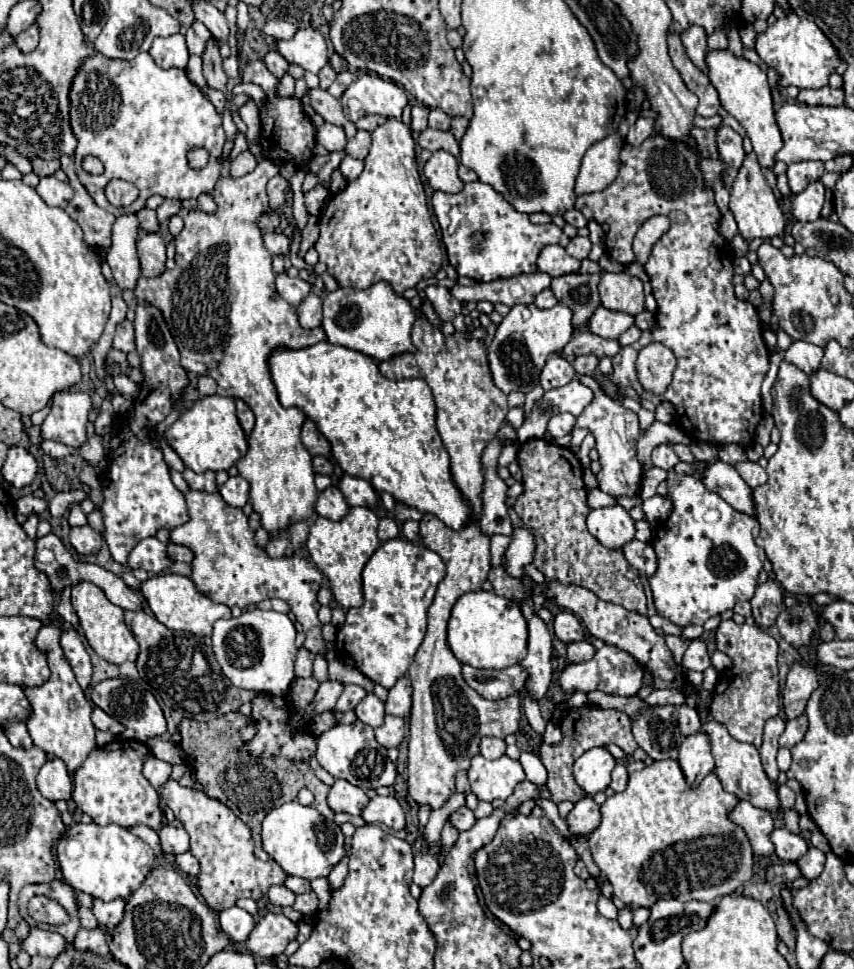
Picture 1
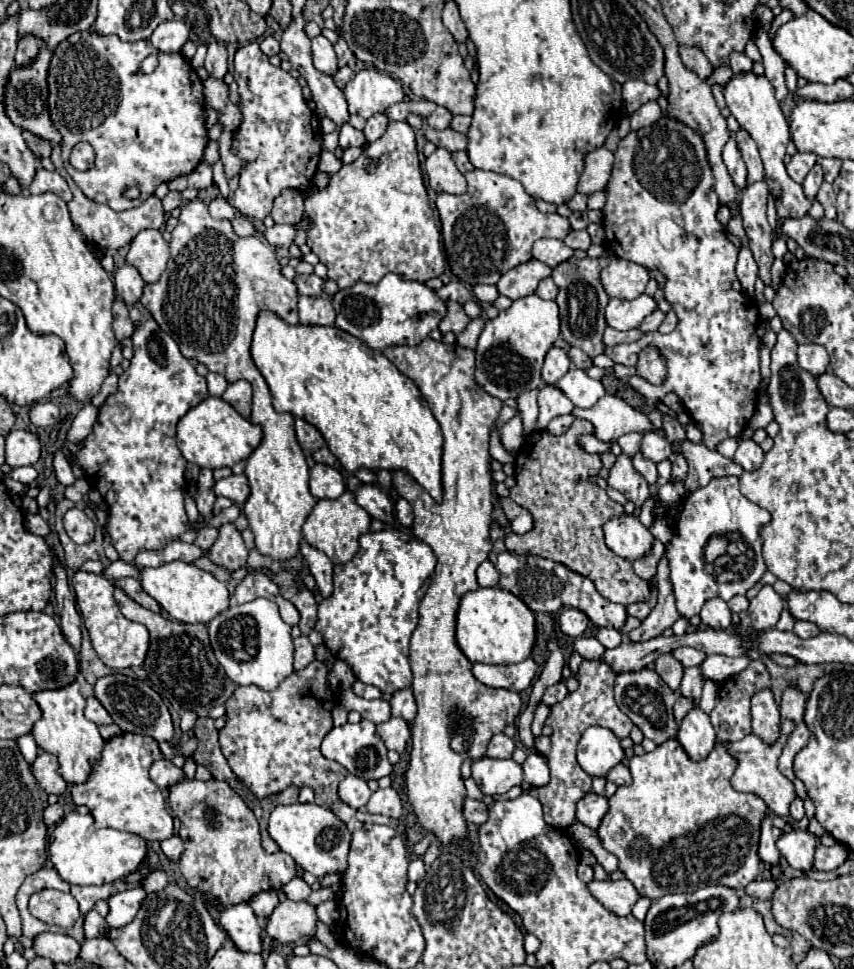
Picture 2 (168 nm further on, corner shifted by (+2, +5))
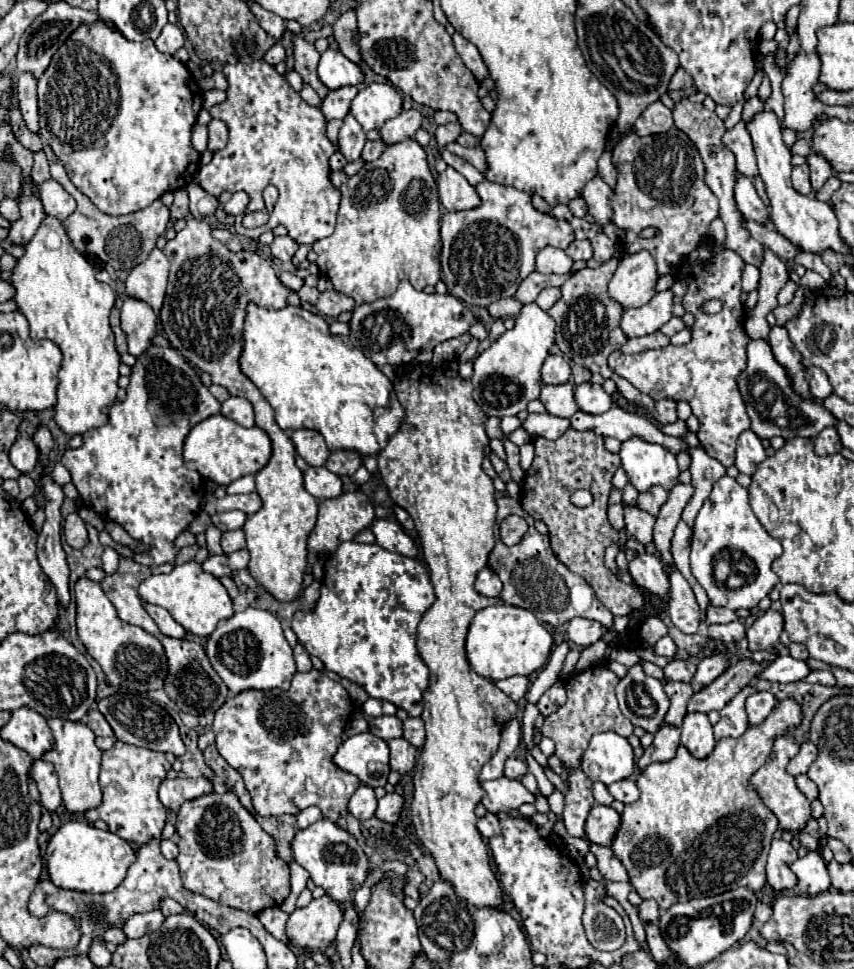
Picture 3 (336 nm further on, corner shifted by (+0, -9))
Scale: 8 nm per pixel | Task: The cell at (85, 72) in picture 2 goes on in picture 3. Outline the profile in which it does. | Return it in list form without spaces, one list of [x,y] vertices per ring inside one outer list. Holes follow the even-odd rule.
[[[97,20],[91,24],[81,24],[55,52],[55,56],[51,58],[49,68],[43,72],[43,76],[37,82],[37,90],[39,90],[39,136],[47,140],[47,144],[51,146],[53,154],[63,162],[71,182],[105,214],[111,216],[121,216],[121,214],[131,214],[137,212],[145,206],[149,206],[153,200],[161,198],[161,194],[165,194],[167,190],[177,190],[185,184],[189,184],[197,172],[199,166],[199,154],[191,148],[191,128],[197,120],[197,114],[203,106],[203,90],[199,88],[197,80],[193,78],[193,74],[187,70],[185,64],[181,64],[177,58],[167,56],[163,52],[159,52],[155,48],[155,44],[151,40],[143,40],[143,42],[131,42],[127,40],[121,32],[115,32],[115,28],[111,28],[111,24],[107,24],[105,20]]]

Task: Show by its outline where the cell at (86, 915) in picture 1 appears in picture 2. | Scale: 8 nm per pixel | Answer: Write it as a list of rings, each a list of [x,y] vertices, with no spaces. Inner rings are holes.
[[[89,910],[85,916],[85,936],[87,938],[97,938],[107,934],[107,922],[103,916],[99,916],[97,910]]]

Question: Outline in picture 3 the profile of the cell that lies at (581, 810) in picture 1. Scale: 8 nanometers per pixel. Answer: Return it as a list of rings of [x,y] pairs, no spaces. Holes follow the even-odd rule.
[[[595,804],[585,822],[585,834],[593,844],[611,846],[615,832],[619,830],[619,824],[621,824],[621,816],[617,810],[613,810],[611,806]]]

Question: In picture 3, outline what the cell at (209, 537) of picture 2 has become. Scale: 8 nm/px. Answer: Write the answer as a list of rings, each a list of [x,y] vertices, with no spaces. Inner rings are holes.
[[[243,530],[223,532],[223,536],[221,536],[221,546],[223,546],[225,554],[231,554],[231,552],[237,552],[237,550],[245,548],[245,534],[243,534]]]

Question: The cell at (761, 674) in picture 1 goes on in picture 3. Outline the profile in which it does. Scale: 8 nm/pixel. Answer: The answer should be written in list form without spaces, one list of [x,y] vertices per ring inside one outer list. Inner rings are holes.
[[[745,686],[743,690],[739,690],[733,700],[719,712],[721,714],[721,720],[713,726],[715,728],[715,740],[721,740],[721,738],[739,738],[747,726],[749,726],[749,720],[747,720],[747,712],[745,712],[745,698],[749,694],[753,694],[755,690],[751,686]]]

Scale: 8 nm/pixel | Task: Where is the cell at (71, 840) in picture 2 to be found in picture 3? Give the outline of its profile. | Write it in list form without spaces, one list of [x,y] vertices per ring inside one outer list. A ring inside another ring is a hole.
[[[69,822],[63,824],[47,844],[45,852],[45,866],[49,878],[55,886],[67,890],[81,890],[81,892],[111,892],[115,890],[127,874],[127,868],[135,860],[135,852],[127,840],[115,836],[113,832],[99,830],[87,822]]]

